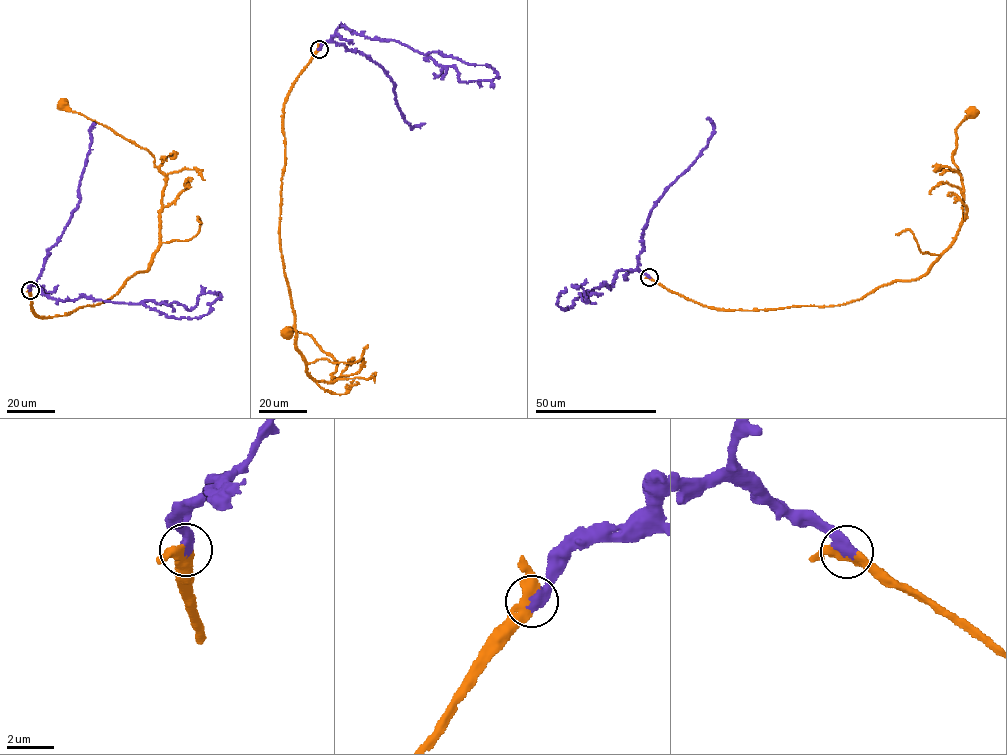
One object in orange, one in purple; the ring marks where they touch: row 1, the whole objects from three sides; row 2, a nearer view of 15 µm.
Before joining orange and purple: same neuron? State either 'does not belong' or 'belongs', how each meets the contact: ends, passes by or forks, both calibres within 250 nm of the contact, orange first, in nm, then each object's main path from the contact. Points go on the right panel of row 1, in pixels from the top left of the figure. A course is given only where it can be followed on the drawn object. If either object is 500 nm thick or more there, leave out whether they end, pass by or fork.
belongs; 340 nm thick on the orange side, 550 nm on the other; orange runs (648, 277), (733, 310), (840, 305), (918, 279), (962, 219), (952, 156), (970, 112); purple runs (649, 277), (621, 270), (611, 287), (592, 289), (562, 310), (558, 298), (565, 287)

